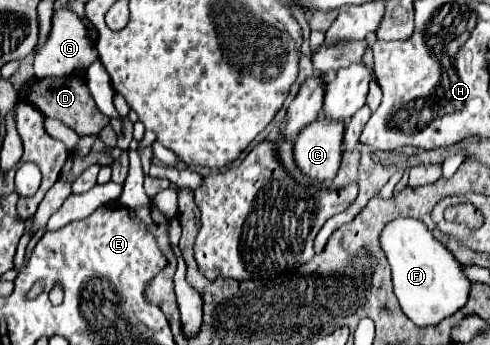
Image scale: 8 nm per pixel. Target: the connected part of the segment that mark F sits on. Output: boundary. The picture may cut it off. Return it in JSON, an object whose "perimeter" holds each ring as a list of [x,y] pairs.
{"perimeter":[[[396,217],[380,233],[380,247],[392,267],[394,293],[402,311],[418,325],[436,325],[458,311],[468,299],[470,281],[464,277],[460,263],[418,219]]]}

